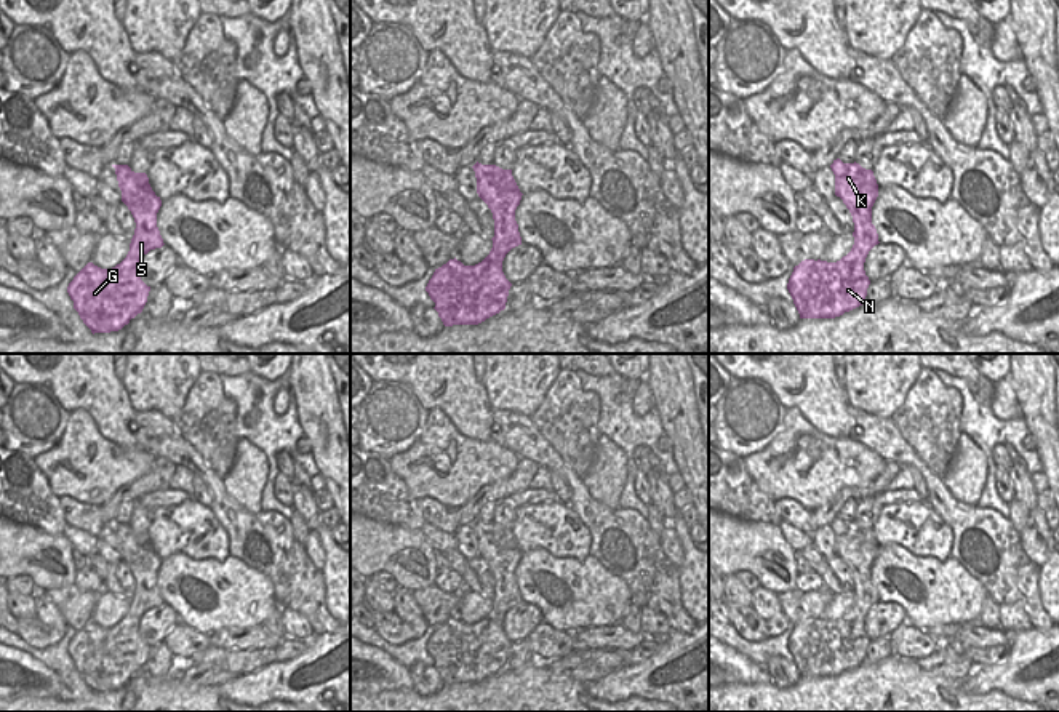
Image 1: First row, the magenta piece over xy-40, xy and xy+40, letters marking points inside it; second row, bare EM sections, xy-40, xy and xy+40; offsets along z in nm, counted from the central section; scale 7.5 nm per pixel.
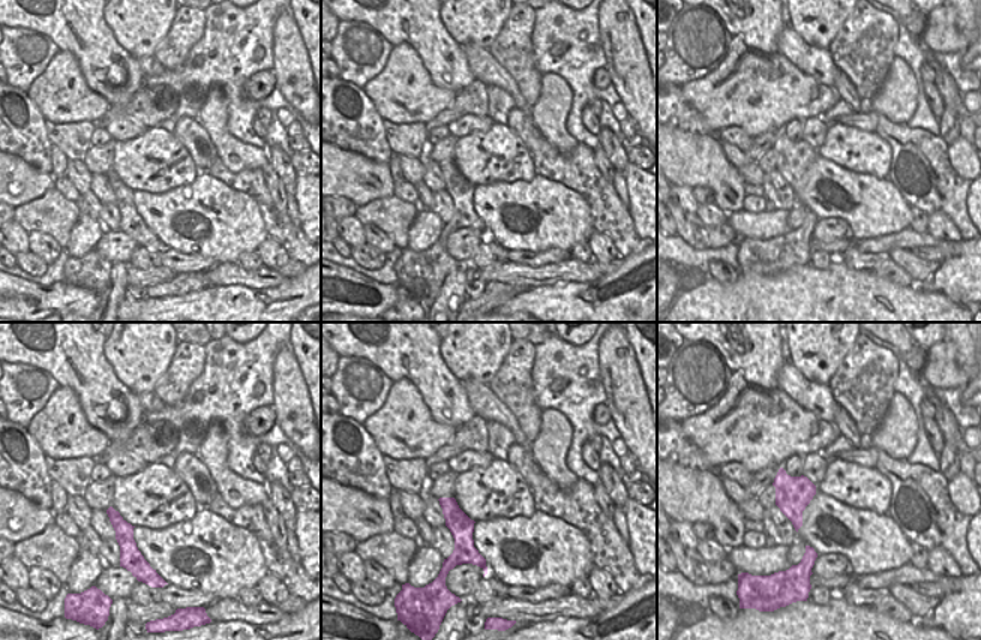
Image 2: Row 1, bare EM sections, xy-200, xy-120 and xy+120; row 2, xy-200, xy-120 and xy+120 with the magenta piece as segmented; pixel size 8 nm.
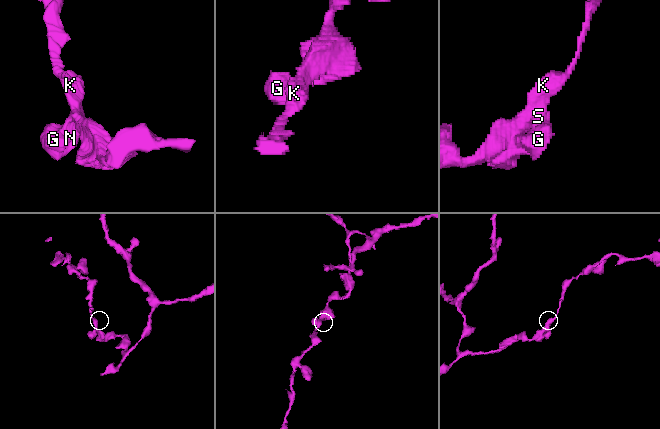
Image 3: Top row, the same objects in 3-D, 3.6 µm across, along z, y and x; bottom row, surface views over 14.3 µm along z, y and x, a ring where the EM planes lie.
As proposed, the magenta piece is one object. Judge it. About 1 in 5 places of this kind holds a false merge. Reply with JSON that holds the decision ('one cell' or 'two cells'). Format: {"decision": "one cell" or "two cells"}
{"decision": "one cell"}

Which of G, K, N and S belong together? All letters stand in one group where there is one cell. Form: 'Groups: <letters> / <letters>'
Groups: G K N S

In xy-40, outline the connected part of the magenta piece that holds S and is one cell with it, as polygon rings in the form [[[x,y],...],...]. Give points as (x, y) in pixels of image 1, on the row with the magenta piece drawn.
[[[128,165],[112,166],[122,202],[131,211],[136,229],[120,264],[101,269],[88,262],[67,286],[74,309],[93,334],[118,331],[142,312],[150,286],[141,280],[138,267],[144,254],[165,245],[157,227],[162,200],[152,190],[147,174],[134,173]]]

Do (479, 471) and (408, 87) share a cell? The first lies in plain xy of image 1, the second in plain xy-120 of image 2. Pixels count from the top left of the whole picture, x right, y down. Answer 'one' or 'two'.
one

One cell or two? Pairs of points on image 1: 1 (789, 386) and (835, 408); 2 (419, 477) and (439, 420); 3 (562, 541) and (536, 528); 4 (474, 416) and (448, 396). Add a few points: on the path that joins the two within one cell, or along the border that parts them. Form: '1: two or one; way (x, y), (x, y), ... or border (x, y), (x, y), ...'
1: one; way (800, 383), (807, 383), (824, 400)
2: one; way (407, 464), (435, 434)
3: one; way (555, 535), (543, 528)
4: one; way (467, 410), (455, 397)

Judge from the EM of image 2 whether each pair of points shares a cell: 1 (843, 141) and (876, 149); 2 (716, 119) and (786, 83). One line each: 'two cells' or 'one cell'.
1: one cell
2: one cell

